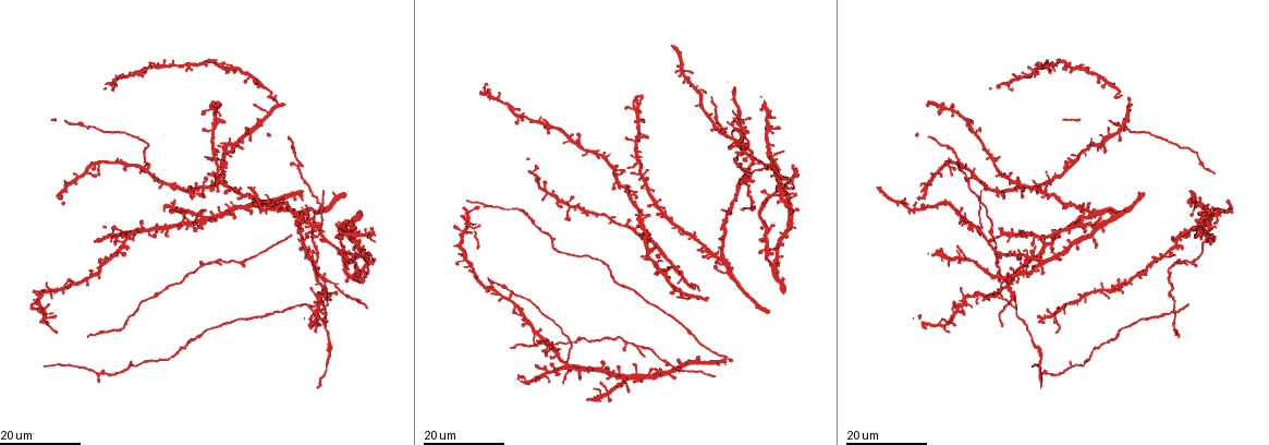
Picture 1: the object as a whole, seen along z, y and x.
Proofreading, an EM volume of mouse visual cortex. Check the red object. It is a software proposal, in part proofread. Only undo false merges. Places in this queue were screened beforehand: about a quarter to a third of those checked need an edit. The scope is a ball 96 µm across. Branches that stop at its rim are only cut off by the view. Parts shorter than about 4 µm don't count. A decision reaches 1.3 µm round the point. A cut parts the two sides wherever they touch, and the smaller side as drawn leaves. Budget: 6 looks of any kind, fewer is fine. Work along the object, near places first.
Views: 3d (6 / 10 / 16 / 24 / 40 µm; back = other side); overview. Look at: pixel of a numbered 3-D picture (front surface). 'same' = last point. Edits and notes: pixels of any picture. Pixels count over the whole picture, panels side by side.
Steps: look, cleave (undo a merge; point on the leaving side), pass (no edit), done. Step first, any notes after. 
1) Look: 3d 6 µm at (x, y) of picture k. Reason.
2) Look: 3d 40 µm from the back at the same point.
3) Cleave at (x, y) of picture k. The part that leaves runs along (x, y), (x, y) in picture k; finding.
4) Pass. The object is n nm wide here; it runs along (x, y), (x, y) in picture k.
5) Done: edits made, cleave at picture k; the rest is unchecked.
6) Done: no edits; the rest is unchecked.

Look: 3d 24 µm at (981, 227) of picture 1. Thick turns thin.

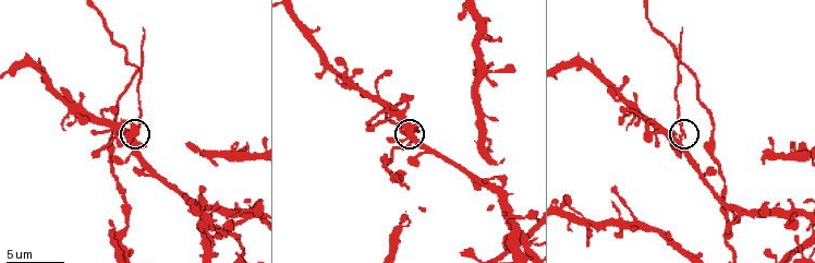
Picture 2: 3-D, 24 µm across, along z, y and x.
Look: 3d 10 µm at (680, 129) of picture 2.

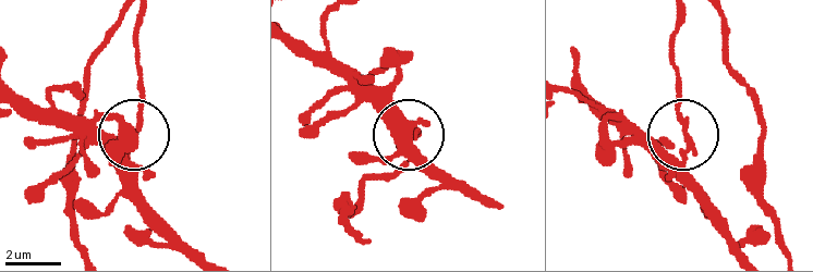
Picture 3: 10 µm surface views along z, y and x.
Look: 3d 10 µm from the back at (688, 137) of picture 3. Other side.

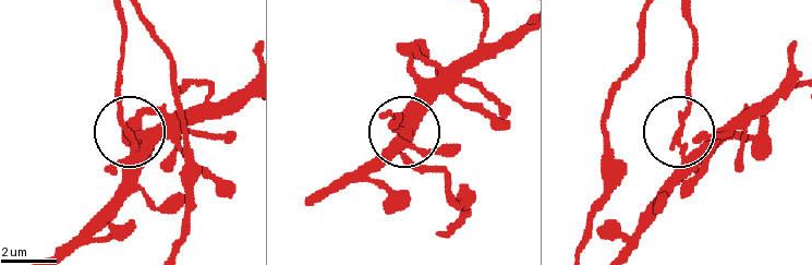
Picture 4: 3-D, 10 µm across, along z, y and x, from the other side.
Cleave at (119, 113) of picture 4. The part that leaves runs along (131, 152), (117, 91), (124, 14) in picture 4; two cells meet here.

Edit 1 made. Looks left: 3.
Look: overview. See it whole again.

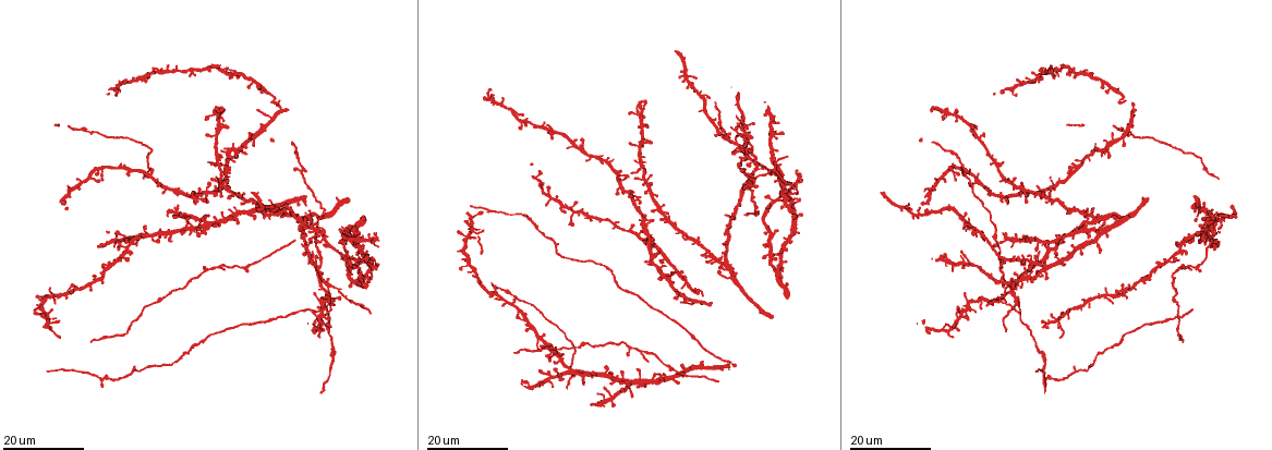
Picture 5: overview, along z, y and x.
Look: 3d 16 µm at (1058, 321) of picture 5. Four arms meet.

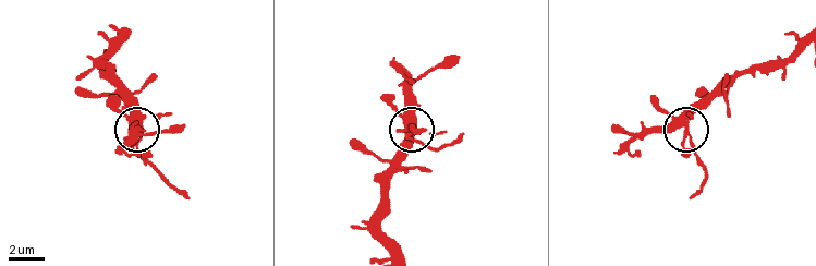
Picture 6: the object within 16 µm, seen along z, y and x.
Look: 3d 10 µm at (680, 127) of picture 6.

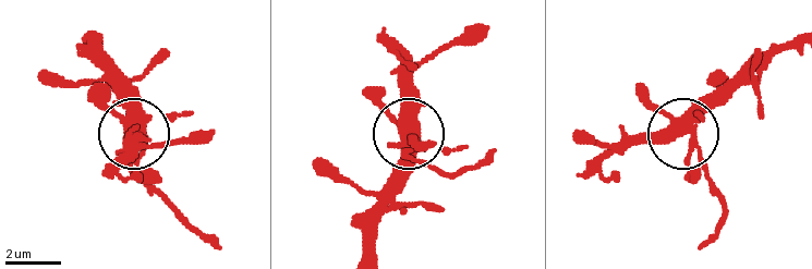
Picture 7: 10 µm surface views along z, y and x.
Cleave at (147, 179) of picture 7. The side arm is 6 µm long; two cells meet here.

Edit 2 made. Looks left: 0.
Done: edits made, cleave at picture 4, cleave at picture 7; the rest is unchecked.

